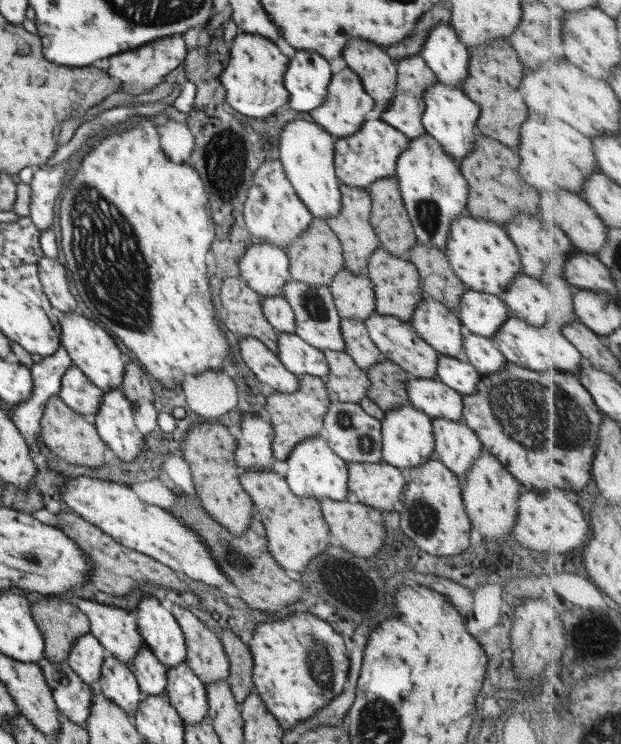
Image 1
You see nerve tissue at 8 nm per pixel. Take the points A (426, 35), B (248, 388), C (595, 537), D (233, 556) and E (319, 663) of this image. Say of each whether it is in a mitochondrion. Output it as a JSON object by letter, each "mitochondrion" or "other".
{"A":"other","B":"other","C":"other","D":"mitochondrion","E":"mitochondrion"}

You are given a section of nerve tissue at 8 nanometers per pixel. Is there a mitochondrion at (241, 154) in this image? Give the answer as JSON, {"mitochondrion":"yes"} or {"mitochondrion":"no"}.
{"mitochondrion":"yes"}

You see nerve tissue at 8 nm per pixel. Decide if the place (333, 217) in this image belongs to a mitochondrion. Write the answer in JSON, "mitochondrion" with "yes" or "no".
{"mitochondrion":"no"}

